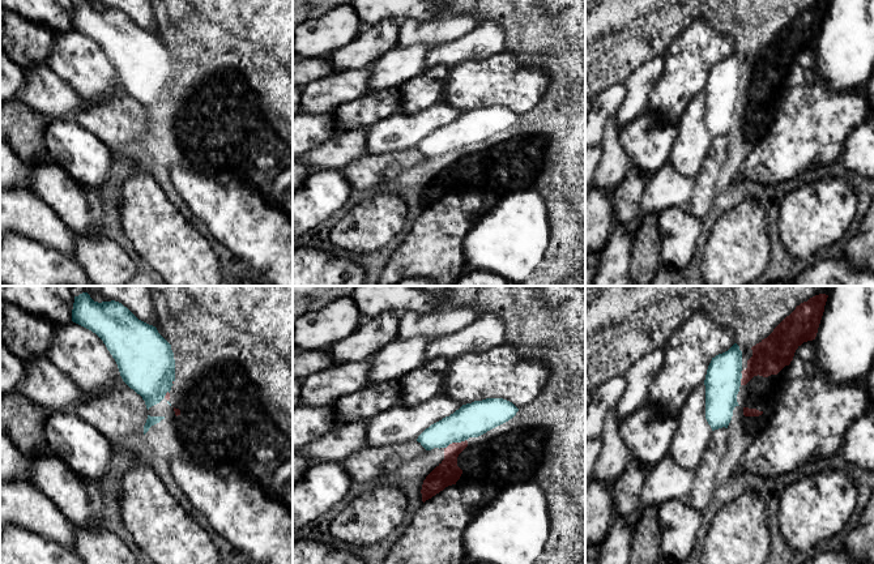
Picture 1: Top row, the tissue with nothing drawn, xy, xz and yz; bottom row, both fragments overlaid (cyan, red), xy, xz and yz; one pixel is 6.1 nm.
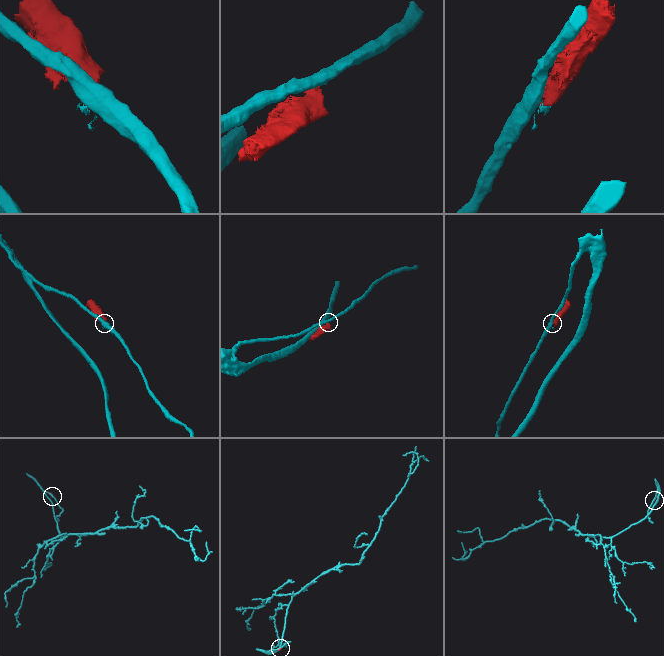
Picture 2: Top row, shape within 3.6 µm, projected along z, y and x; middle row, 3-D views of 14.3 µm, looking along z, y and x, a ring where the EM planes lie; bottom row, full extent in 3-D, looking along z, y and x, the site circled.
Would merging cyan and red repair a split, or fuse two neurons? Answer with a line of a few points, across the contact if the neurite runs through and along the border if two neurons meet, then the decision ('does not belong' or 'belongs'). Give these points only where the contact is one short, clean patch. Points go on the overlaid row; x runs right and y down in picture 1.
line xz (465, 439), (450, 443), (444, 448); does not belong

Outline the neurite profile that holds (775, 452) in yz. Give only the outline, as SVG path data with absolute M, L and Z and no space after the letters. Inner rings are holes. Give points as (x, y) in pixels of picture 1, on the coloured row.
M815 341L803 342L796 350L793 360L789 364L783 394L771 411L771 422L755 437L734 473L739 474L747 471L758 478L772 479L792 473L809 462L830 458L841 449L849 427L867 410L867 407L869 390L866 380L850 383L832 383L827 380L818 362Z

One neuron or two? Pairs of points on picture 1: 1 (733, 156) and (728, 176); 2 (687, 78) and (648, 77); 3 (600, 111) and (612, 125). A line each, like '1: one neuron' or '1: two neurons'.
1: one neuron
2: two neurons
3: two neurons

